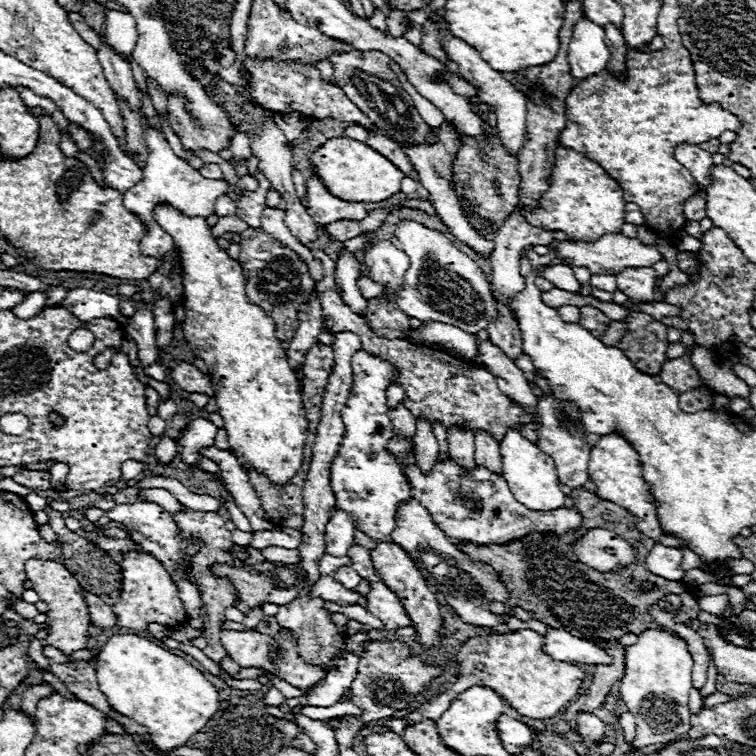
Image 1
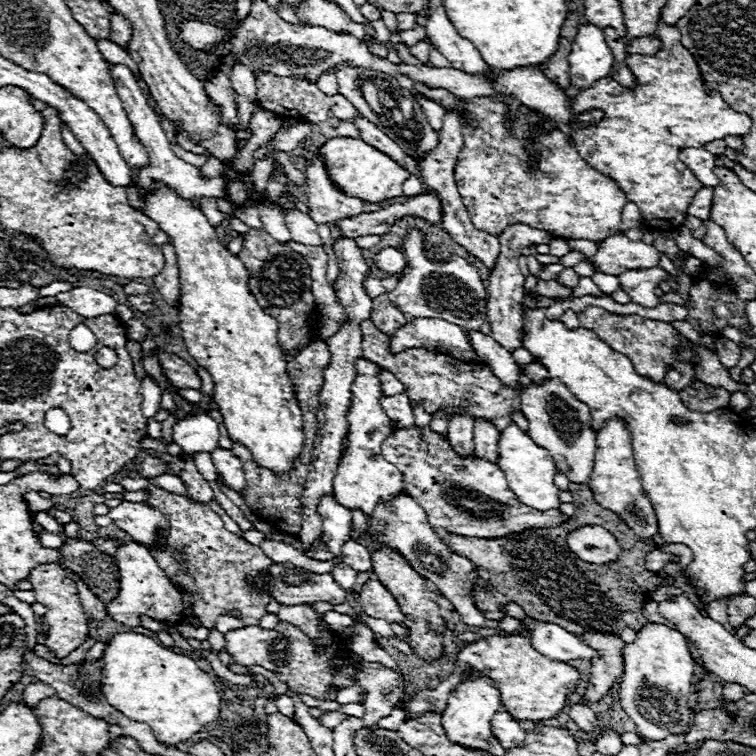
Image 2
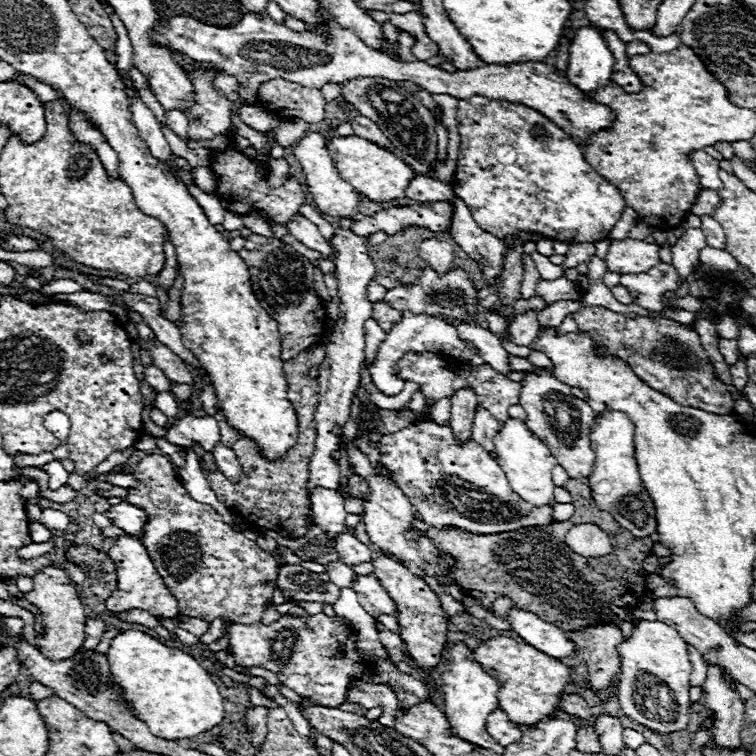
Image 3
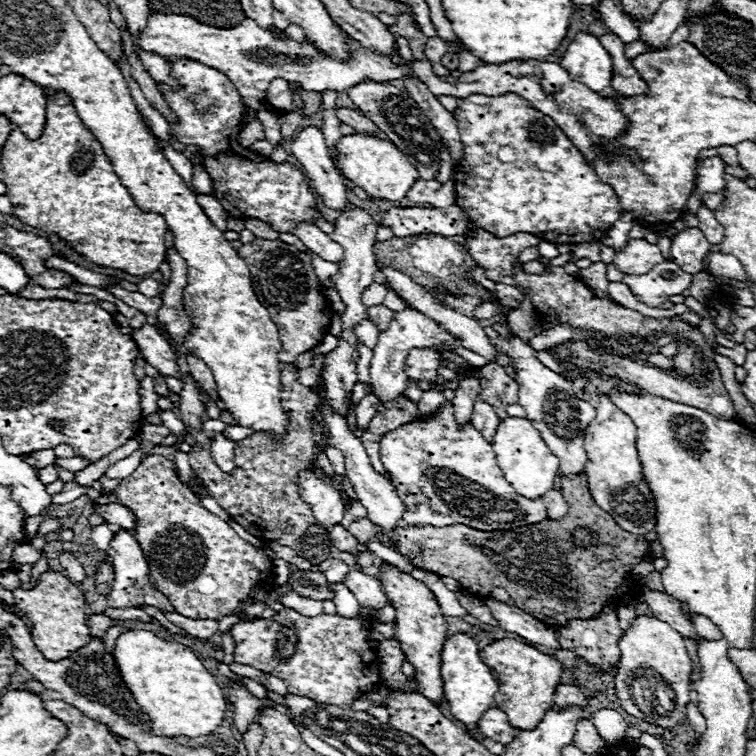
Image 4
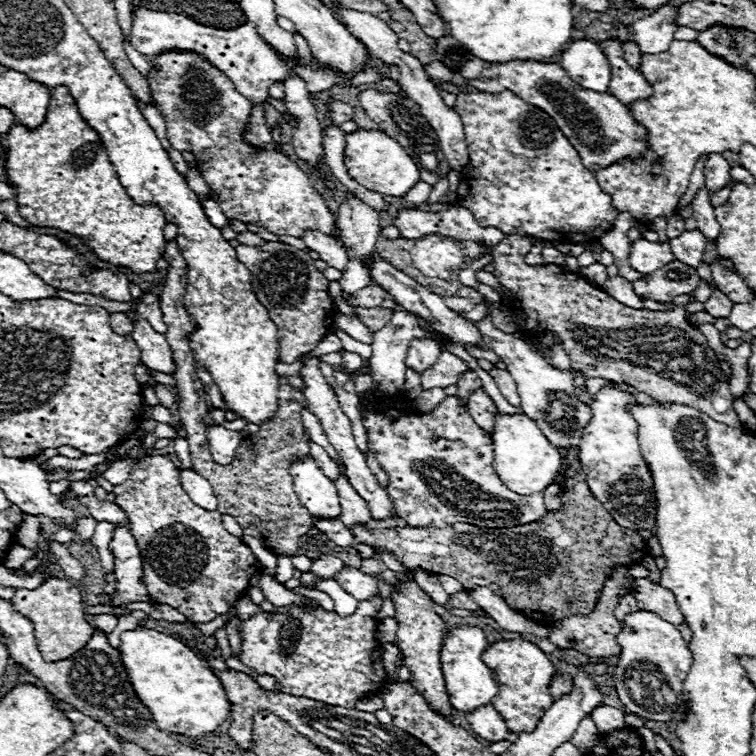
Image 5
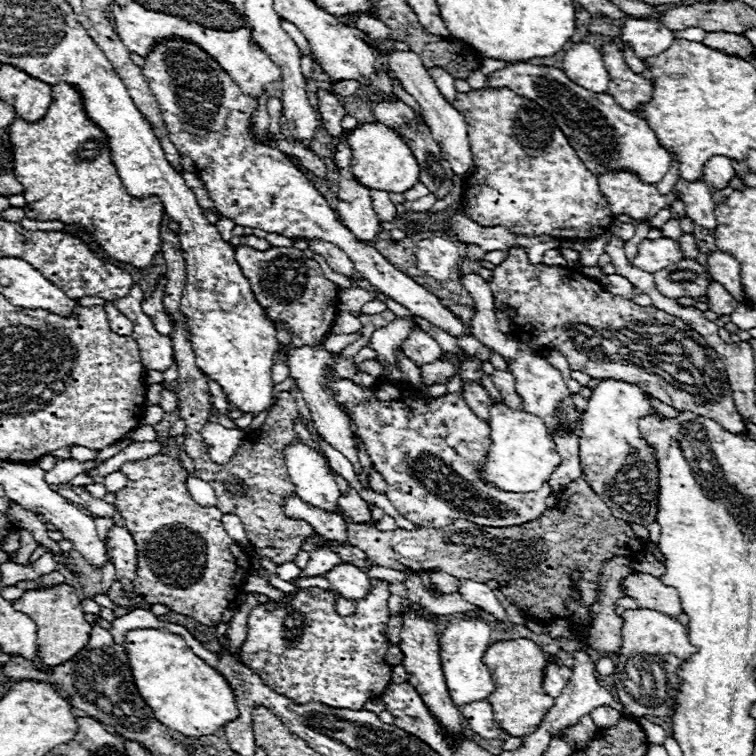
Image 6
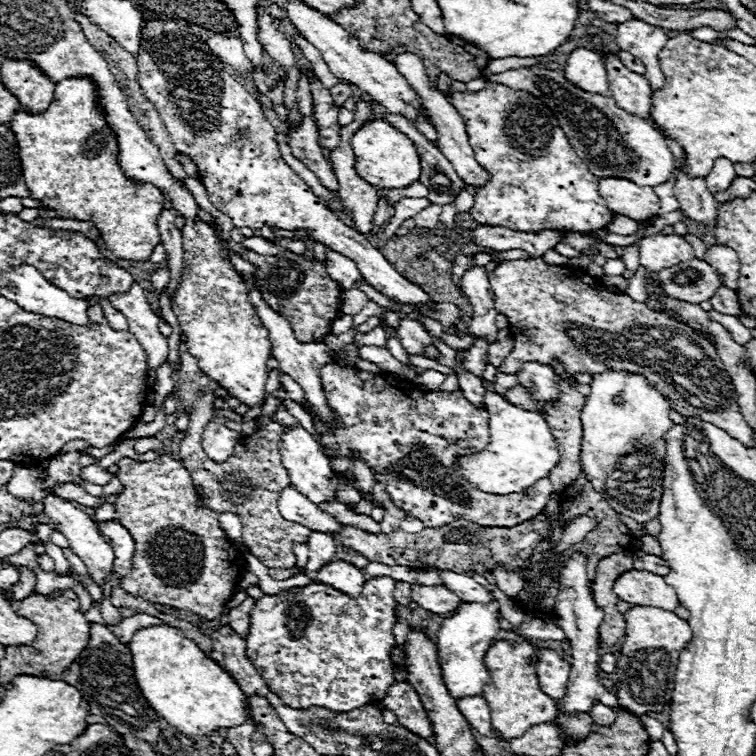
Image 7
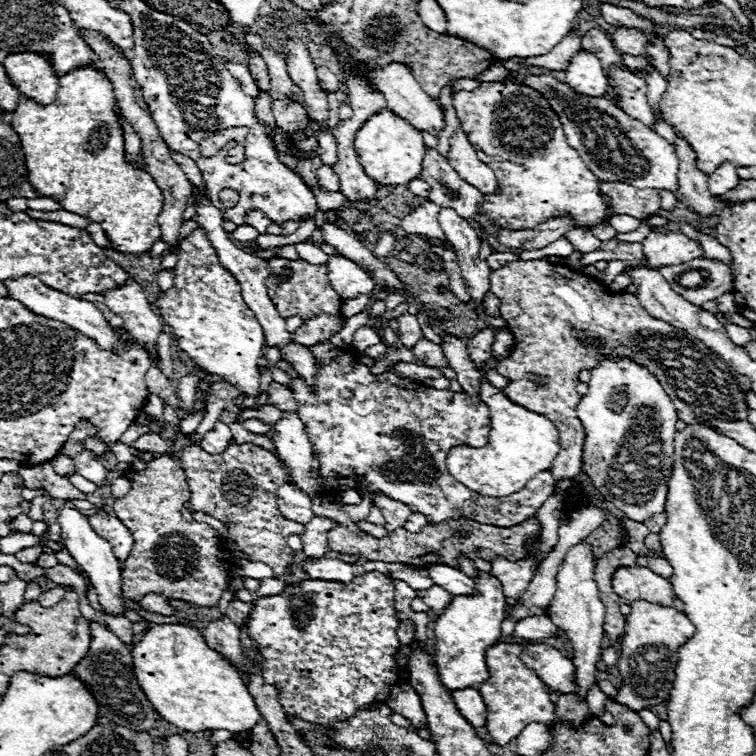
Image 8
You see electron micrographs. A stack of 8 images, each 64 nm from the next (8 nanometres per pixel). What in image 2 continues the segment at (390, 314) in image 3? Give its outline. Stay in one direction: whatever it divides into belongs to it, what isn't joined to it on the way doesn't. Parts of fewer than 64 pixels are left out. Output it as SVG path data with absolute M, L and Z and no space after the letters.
M382 294L378 298L372 300L372 314L370 320L376 324L378 330L382 330L384 334L392 334L398 326L406 324L406 316L392 306L392 302Z

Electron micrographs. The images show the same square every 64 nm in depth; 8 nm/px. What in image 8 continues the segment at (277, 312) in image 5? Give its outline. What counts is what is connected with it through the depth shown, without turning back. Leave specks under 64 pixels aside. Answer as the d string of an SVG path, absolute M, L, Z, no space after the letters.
M272 258L268 262L268 270L270 270L270 278L266 282L268 296L270 296L272 304L276 306L276 310L280 312L280 316L290 318L290 316L298 314L298 316L304 316L308 320L318 312L326 312L326 314L340 312L342 300L326 278L326 274L328 274L326 266L316 266L316 264L310 264L306 260Z

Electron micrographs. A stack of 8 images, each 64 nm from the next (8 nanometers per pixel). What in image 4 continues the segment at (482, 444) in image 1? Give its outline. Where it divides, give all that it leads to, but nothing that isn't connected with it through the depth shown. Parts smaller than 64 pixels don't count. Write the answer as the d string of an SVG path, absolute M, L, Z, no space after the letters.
M476 396L476 400L474 400L472 420L470 420L470 422L474 424L474 428L476 428L488 442L492 442L492 436L494 436L498 424L500 424L494 408L492 408L488 402L484 402L480 396Z

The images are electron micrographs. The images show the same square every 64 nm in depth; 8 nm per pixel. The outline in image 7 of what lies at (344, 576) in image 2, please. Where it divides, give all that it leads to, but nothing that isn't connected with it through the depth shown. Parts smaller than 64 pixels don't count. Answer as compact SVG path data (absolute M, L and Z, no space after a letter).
M312 532L308 536L308 564L306 570L316 572L320 570L324 564L328 564L330 560L334 560L334 552L336 552L336 544L334 540L324 534L324 532Z

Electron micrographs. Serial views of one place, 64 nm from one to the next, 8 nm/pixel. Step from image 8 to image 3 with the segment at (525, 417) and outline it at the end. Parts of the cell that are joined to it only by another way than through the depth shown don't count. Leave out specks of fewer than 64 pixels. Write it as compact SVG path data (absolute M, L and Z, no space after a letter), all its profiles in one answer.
M510 418L504 422L504 426L498 430L494 440L494 454L504 468L504 474L512 486L512 490L522 496L526 502L534 506L548 506L554 500L554 482L552 482L552 468L558 464L552 452L530 432L526 422Z

